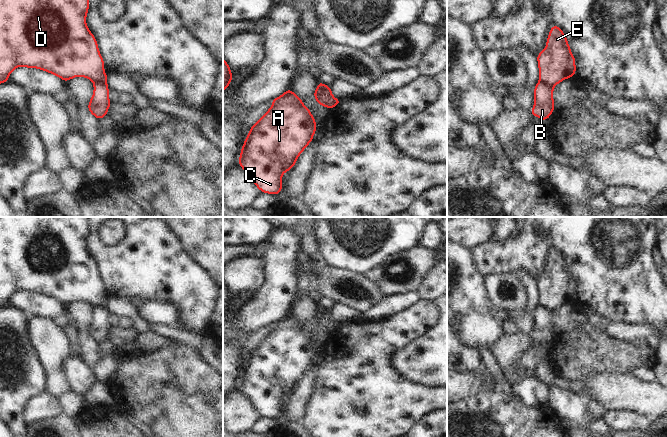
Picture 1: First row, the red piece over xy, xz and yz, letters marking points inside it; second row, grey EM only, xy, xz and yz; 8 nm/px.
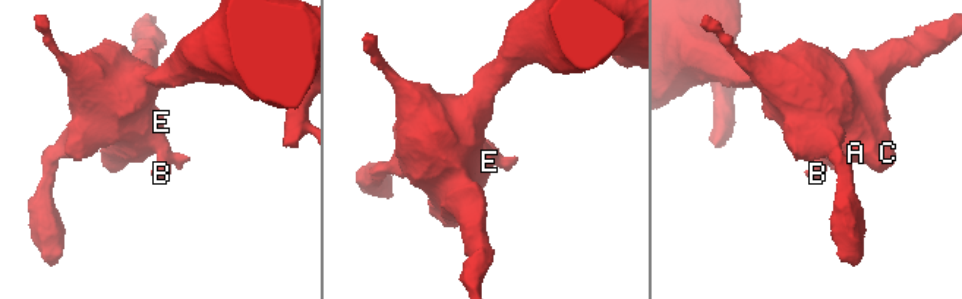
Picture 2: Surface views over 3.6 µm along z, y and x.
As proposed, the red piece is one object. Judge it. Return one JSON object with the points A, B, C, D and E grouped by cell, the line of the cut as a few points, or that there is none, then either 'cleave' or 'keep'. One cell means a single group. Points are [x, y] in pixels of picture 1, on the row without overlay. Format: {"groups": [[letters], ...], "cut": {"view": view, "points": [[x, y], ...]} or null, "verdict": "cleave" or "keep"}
{"groups": [["A", "C", "D", "E"], ["B"]], "cut": {"view": "yz", "points": [[540, 305], [552, 310]]}, "verdict": "cleave"}

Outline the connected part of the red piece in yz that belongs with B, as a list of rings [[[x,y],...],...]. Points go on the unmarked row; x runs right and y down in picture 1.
[[[538,306],[534,312],[535,328],[531,335],[532,340],[537,340],[541,344],[549,343],[554,335],[553,310]]]

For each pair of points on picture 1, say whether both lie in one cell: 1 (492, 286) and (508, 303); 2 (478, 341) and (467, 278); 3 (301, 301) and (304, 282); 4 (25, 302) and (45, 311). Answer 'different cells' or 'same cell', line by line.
1: same cell
2: same cell
3: different cells
4: same cell

